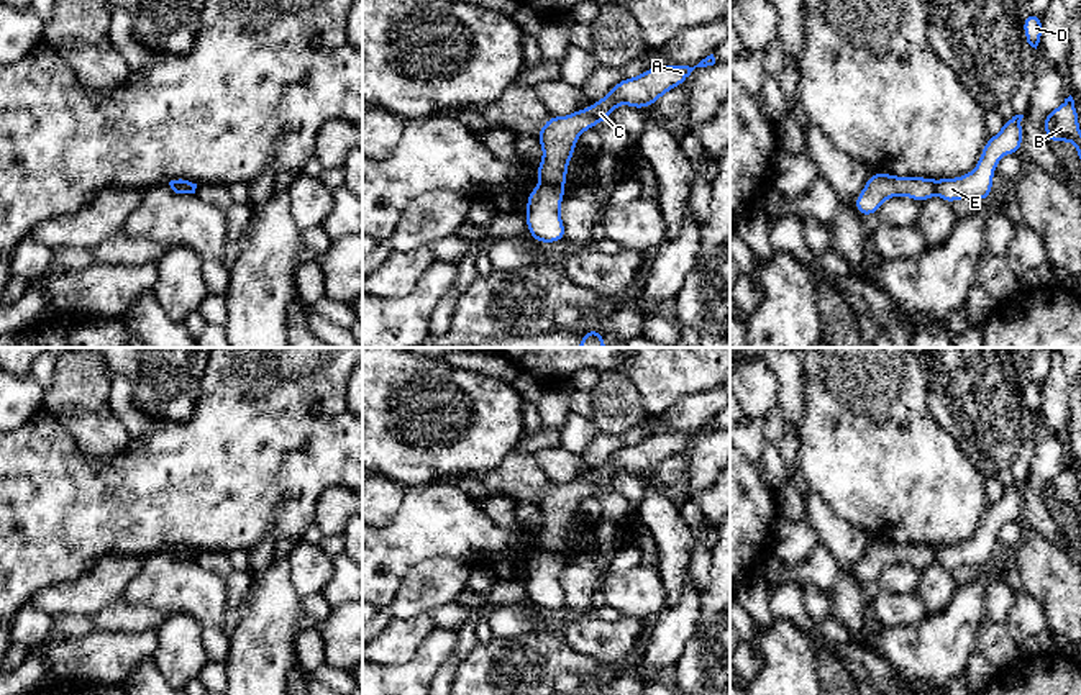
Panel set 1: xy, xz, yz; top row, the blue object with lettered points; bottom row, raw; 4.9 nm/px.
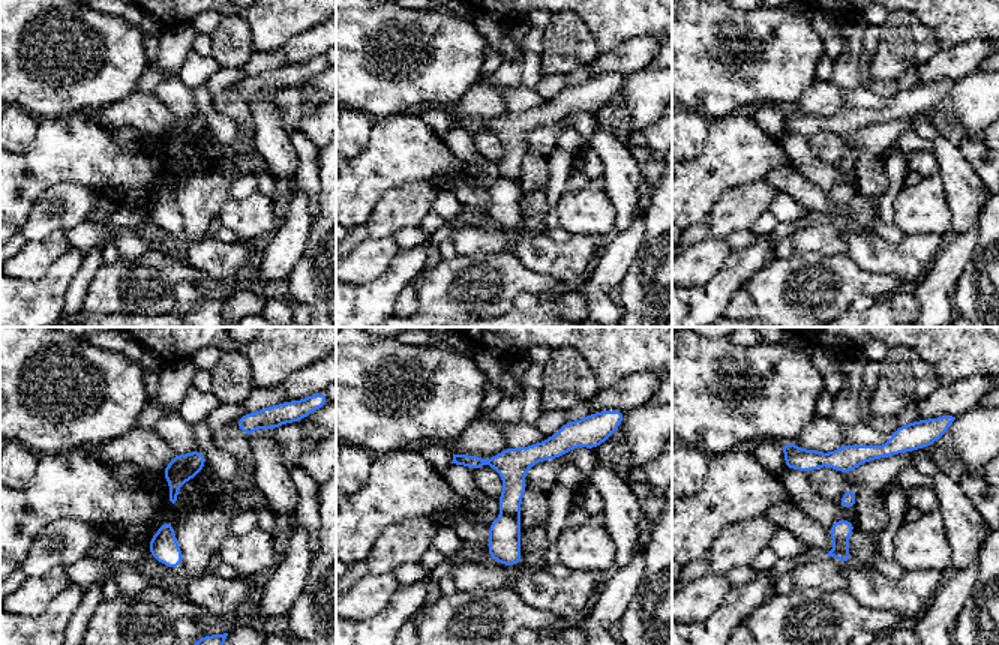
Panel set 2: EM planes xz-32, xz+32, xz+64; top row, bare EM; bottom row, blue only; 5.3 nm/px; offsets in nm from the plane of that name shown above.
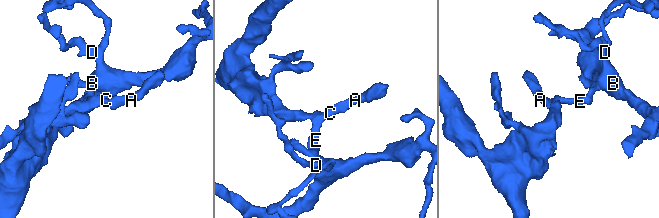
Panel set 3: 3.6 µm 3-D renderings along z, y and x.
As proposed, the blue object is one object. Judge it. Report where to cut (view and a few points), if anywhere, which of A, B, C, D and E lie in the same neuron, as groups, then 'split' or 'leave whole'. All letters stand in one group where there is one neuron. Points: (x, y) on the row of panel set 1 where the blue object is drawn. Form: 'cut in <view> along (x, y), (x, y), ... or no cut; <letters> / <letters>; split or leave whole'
cut in xz along (540, 181), (550, 186), (563, 186); A C / B D E; split

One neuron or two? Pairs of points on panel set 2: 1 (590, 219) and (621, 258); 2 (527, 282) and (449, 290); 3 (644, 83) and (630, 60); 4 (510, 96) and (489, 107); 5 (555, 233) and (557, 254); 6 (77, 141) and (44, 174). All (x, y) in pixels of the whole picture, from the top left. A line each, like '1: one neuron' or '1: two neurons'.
1: two neurons
2: one neuron
3: two neurons
4: two neurons
5: two neurons
6: one neuron

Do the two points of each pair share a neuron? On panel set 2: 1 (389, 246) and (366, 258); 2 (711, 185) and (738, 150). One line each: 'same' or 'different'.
1: same
2: same

